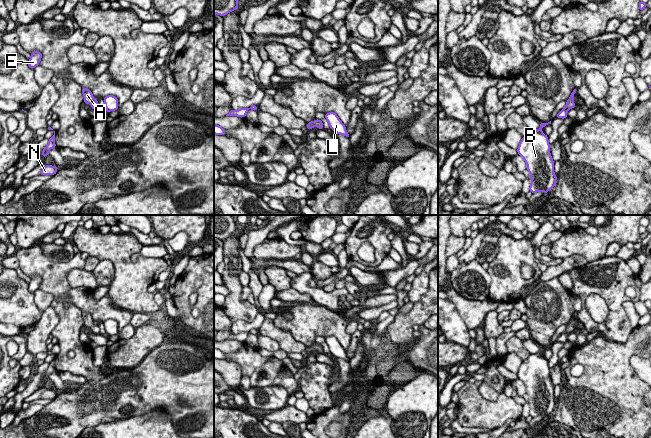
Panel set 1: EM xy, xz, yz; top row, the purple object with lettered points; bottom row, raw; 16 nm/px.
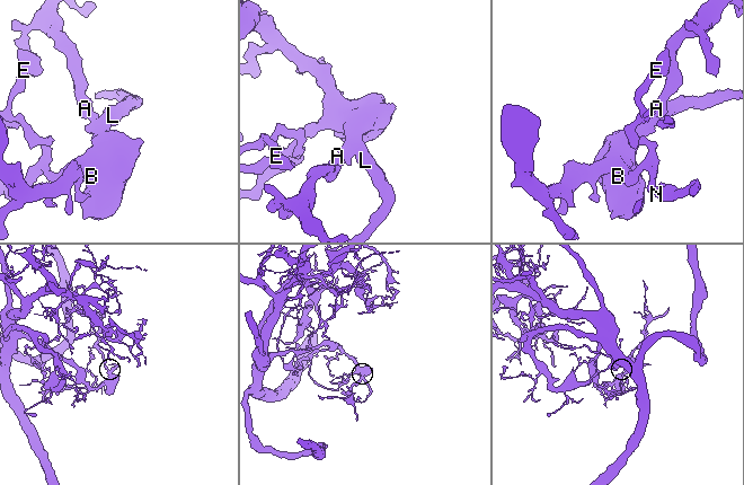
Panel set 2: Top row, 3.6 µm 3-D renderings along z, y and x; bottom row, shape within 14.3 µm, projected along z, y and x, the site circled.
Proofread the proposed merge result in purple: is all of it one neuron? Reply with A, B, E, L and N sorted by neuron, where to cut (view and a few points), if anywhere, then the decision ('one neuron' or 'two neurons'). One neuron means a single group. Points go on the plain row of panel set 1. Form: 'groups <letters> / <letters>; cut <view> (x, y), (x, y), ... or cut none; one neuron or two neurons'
groups A B E L N; cut none; one neuron

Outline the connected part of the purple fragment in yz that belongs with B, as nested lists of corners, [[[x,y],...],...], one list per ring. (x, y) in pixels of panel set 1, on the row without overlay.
[[[551,345],[548,347],[540,347],[540,352],[537,354],[529,354],[529,356],[523,360],[517,373],[518,379],[520,379],[527,388],[527,394],[531,401],[529,415],[532,417],[540,415],[547,417],[556,409],[557,401],[554,397],[554,385],[550,378],[548,360],[541,354],[548,348],[551,348]]]

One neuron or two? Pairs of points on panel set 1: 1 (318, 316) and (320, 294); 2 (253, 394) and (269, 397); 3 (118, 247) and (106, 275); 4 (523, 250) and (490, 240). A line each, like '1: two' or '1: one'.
1: two
2: one
3: two
4: two

